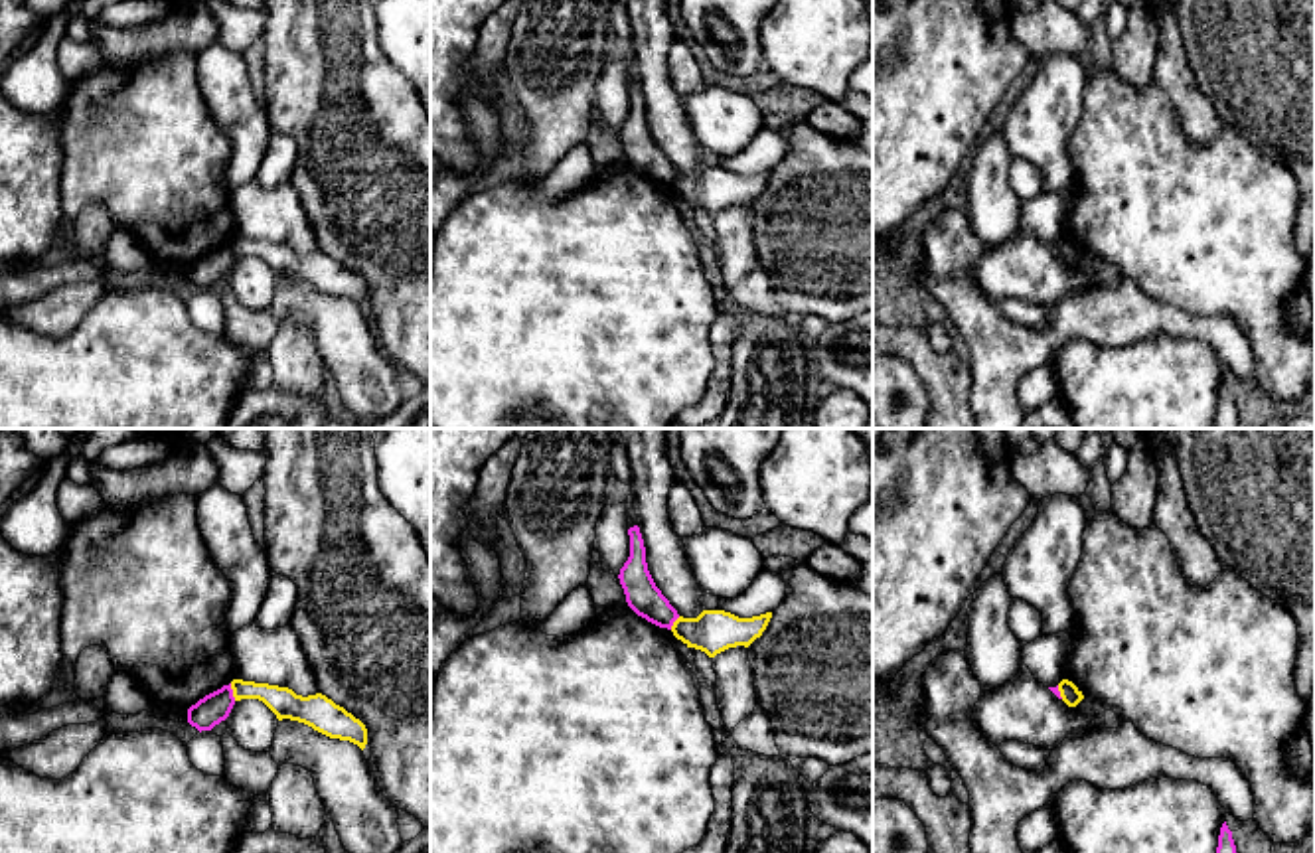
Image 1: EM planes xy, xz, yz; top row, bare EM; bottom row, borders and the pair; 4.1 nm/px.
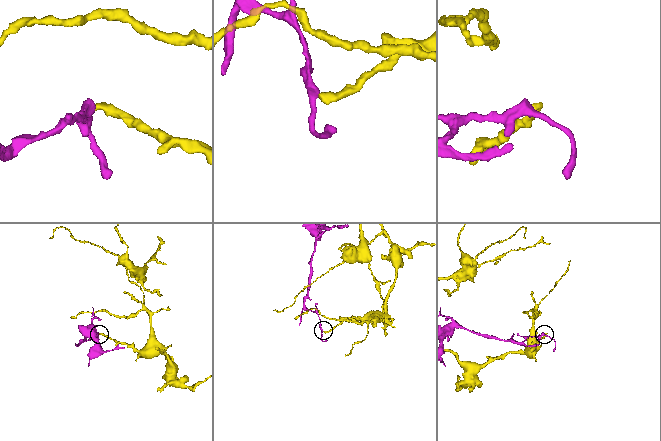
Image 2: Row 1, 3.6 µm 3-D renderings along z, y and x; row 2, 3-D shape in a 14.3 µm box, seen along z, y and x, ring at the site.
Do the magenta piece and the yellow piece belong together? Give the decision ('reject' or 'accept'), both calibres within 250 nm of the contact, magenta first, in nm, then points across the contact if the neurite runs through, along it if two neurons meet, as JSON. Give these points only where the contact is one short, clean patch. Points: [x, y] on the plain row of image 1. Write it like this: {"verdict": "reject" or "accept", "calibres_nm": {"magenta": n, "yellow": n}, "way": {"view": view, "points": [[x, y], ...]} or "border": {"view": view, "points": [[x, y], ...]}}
{"verdict": "reject", "calibres_nm": {"magenta": 120, "yellow": 120}, "border": {"view": "xy", "points": [[230, 241], [235, 257]]}}

